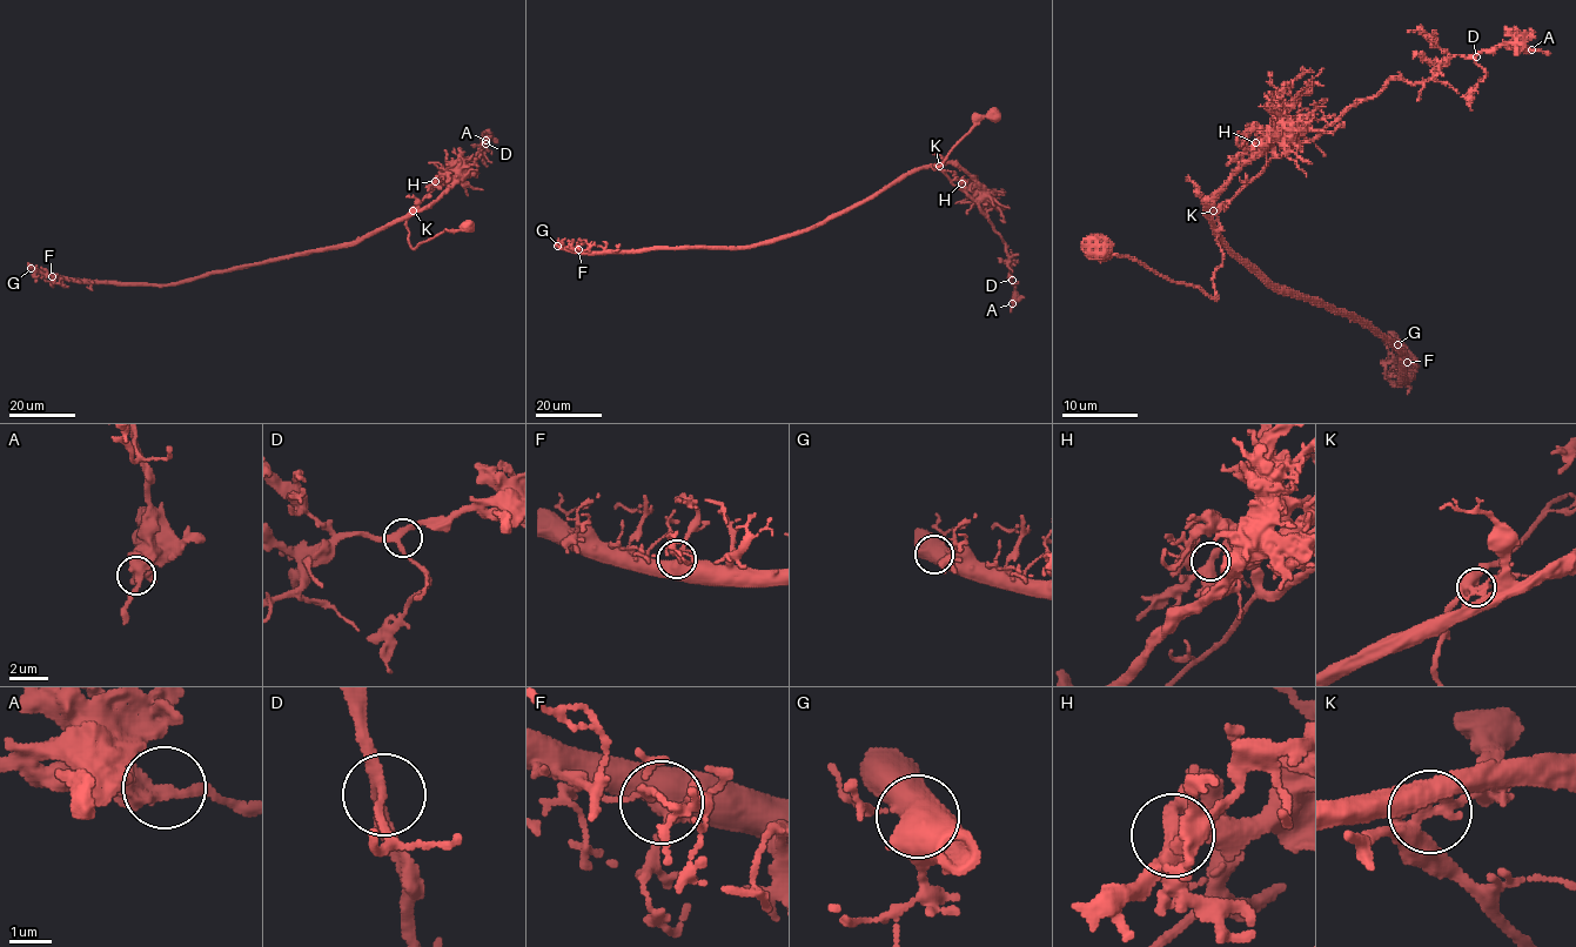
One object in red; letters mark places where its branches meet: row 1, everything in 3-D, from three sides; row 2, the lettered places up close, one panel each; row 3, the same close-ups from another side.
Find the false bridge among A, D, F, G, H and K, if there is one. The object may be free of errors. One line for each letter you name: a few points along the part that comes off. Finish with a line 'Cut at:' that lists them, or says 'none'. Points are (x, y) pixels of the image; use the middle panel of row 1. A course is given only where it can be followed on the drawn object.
K: foreign part runs (939, 165), (954, 185), (977, 203), (1004, 242), (1014, 284), (1010, 311)
Cut at: K

